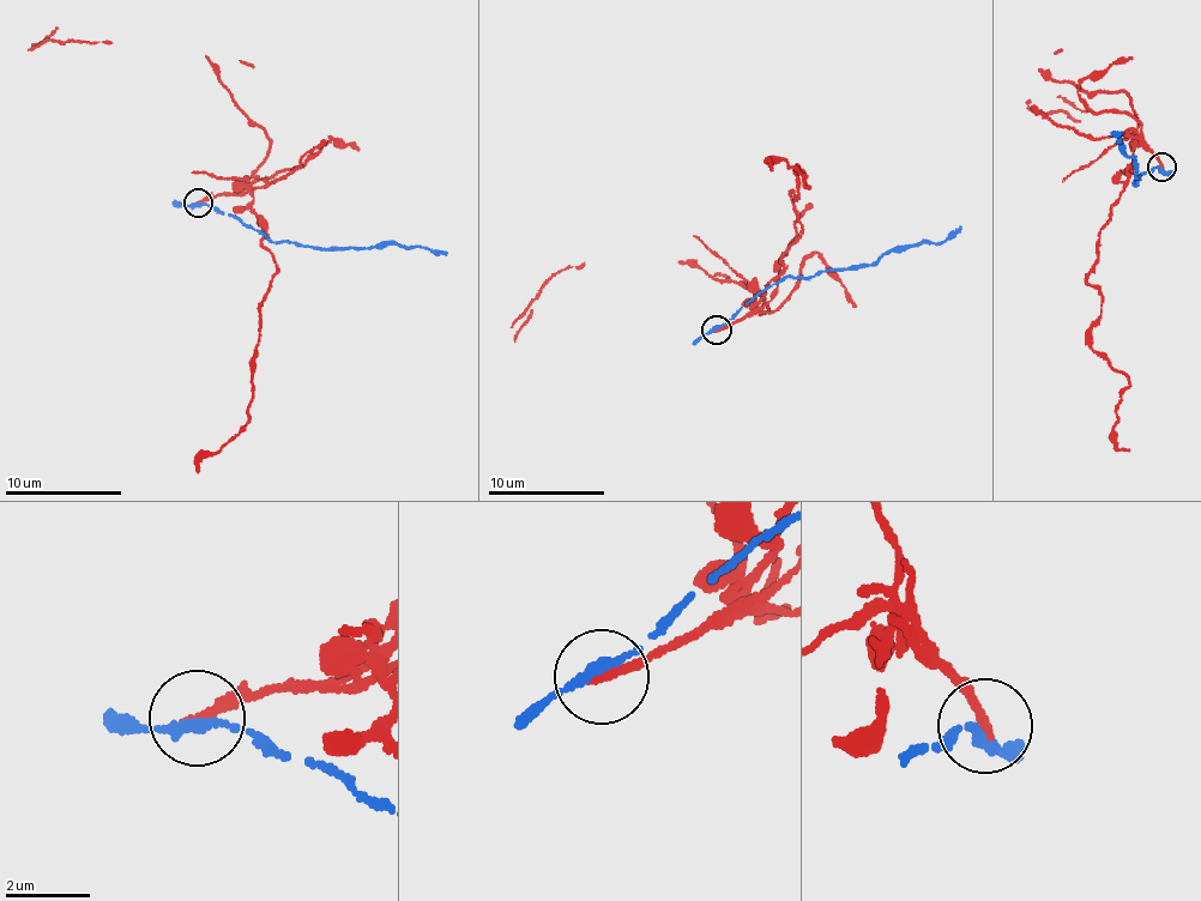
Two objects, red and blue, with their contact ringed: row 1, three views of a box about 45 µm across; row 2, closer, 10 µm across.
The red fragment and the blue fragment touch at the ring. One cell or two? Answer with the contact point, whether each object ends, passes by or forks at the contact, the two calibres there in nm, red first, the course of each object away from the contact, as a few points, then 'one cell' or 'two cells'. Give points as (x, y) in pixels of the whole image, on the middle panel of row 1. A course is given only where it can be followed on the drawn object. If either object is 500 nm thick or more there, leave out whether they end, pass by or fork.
place (717, 330); red ends; blue passes by; calibres 240 and 220 nm; course red (716, 330), (749, 313), (800, 236), (790, 195), (798, 198), (801, 168), (809, 186), (776, 158), (772, 169); course blue (716, 328), (728, 322), (762, 290), (792, 278), (874, 265), (894, 251), (943, 242), (963, 230); two cells

